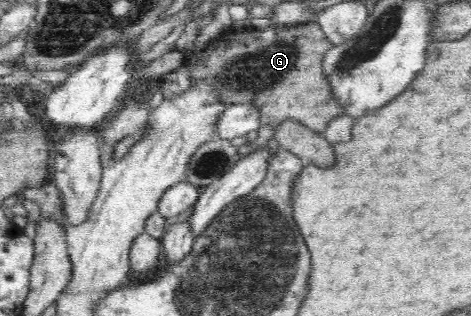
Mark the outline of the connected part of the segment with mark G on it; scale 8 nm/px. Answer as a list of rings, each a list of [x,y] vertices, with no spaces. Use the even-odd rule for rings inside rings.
[[[317,22],[309,24],[301,24],[296,27],[279,27],[276,25],[266,27],[266,29],[256,29],[253,26],[250,26],[243,32],[240,32],[236,35],[228,33],[224,34],[221,32],[214,39],[210,40],[207,44],[208,47],[205,50],[195,54],[188,55],[182,66],[186,66],[187,69],[191,69],[191,84],[198,85],[198,83],[209,83],[212,85],[214,94],[218,94],[218,102],[228,102],[229,105],[244,105],[246,103],[249,106],[256,107],[259,113],[261,114],[261,126],[269,126],[273,131],[276,126],[280,123],[284,123],[286,119],[294,119],[299,123],[302,123],[304,126],[310,128],[314,132],[323,133],[324,128],[336,117],[342,116],[345,114],[345,109],[341,107],[341,103],[336,100],[334,96],[334,91],[332,85],[330,84],[329,78],[326,76],[323,62],[325,56],[329,49],[332,49],[334,46],[326,37],[326,34],[321,30],[320,25]]]

